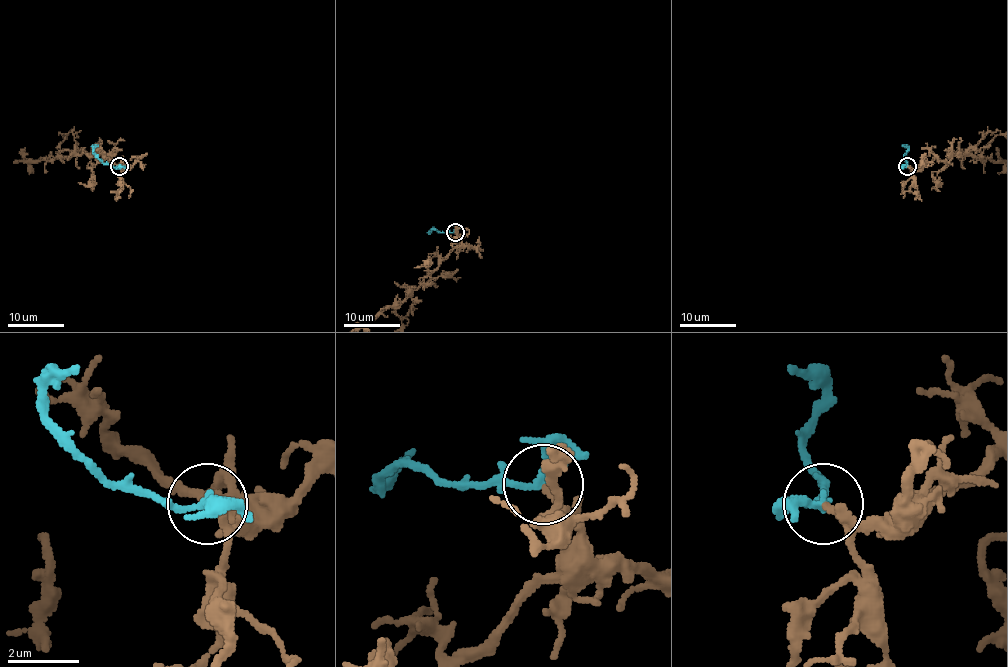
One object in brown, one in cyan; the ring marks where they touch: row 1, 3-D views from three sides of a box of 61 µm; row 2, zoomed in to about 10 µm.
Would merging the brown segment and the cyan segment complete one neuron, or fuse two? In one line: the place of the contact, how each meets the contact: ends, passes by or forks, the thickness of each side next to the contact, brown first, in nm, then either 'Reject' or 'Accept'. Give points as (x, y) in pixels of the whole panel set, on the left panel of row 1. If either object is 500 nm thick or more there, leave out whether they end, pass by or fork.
Place: (119, 166). At the ring brown ends. At the ring cyan passes by. Thickness 220 nm (brown) against 240 nm. Accept

